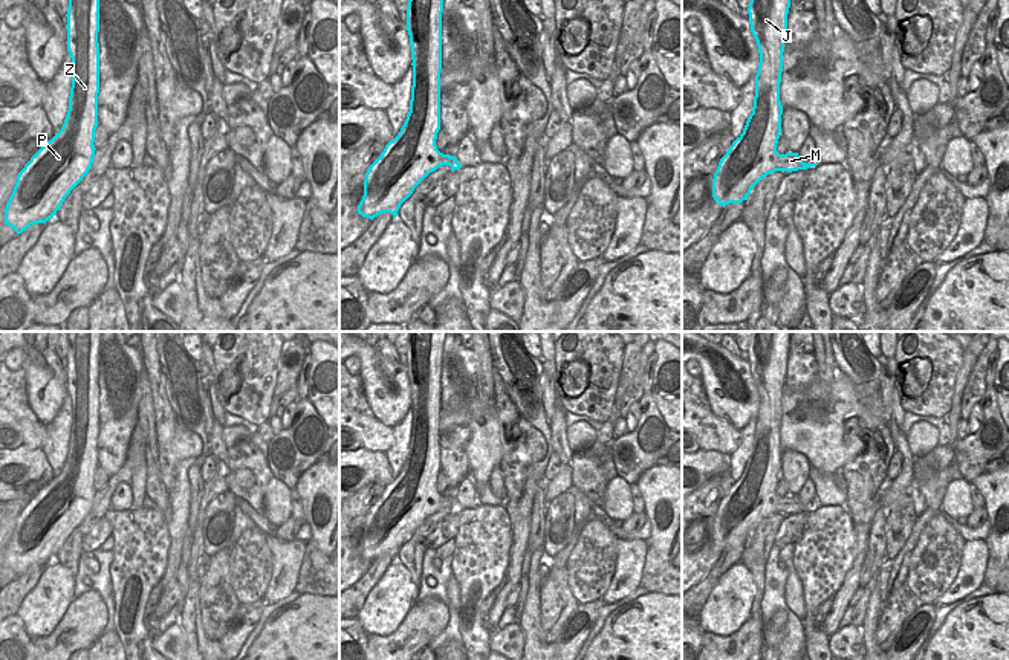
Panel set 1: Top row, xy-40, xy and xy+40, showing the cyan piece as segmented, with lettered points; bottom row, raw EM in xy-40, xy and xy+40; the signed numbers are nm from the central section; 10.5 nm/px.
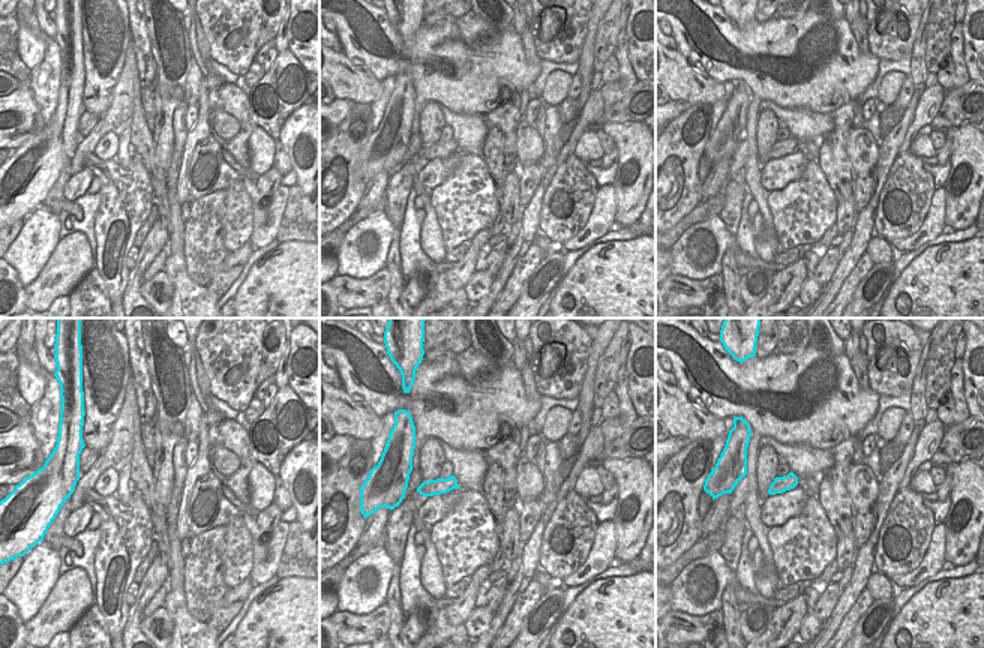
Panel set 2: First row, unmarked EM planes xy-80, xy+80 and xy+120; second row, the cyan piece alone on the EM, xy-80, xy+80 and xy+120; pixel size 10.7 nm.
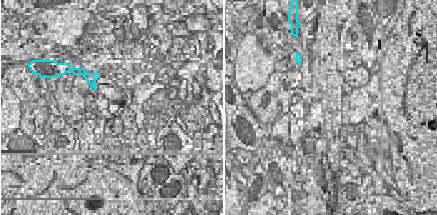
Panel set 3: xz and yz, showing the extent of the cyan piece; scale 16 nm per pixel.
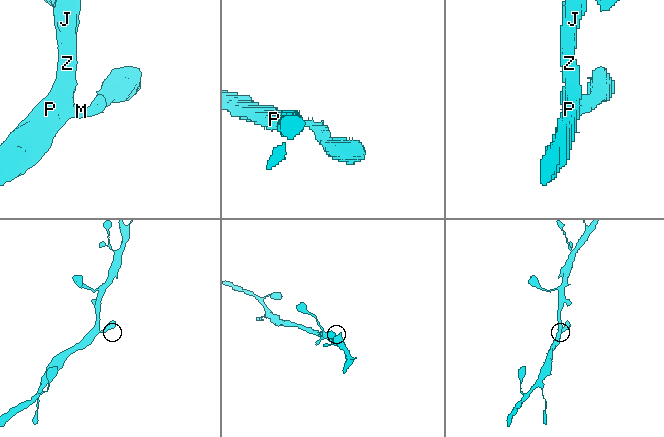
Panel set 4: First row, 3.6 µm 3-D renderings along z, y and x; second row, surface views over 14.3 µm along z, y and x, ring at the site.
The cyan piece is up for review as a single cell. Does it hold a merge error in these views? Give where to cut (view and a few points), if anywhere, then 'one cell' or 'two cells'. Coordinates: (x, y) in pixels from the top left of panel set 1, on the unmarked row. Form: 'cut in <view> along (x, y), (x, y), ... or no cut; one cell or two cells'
no cut; one cell

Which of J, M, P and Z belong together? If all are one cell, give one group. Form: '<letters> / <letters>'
J M P Z

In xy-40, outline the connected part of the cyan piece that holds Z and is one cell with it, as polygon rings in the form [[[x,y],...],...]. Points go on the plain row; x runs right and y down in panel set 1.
[[[69,332],[66,356],[67,394],[72,400],[69,452],[61,472],[31,500],[17,518],[5,552],[5,567],[11,568],[17,578],[31,567],[46,567],[49,561],[54,561],[64,541],[92,510],[99,435],[99,339],[101,332]]]

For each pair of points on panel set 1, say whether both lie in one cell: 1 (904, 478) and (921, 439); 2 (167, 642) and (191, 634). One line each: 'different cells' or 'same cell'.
1: different cells
2: different cells

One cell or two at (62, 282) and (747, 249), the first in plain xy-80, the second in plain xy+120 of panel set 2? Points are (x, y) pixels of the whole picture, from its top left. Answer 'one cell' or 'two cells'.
two cells

